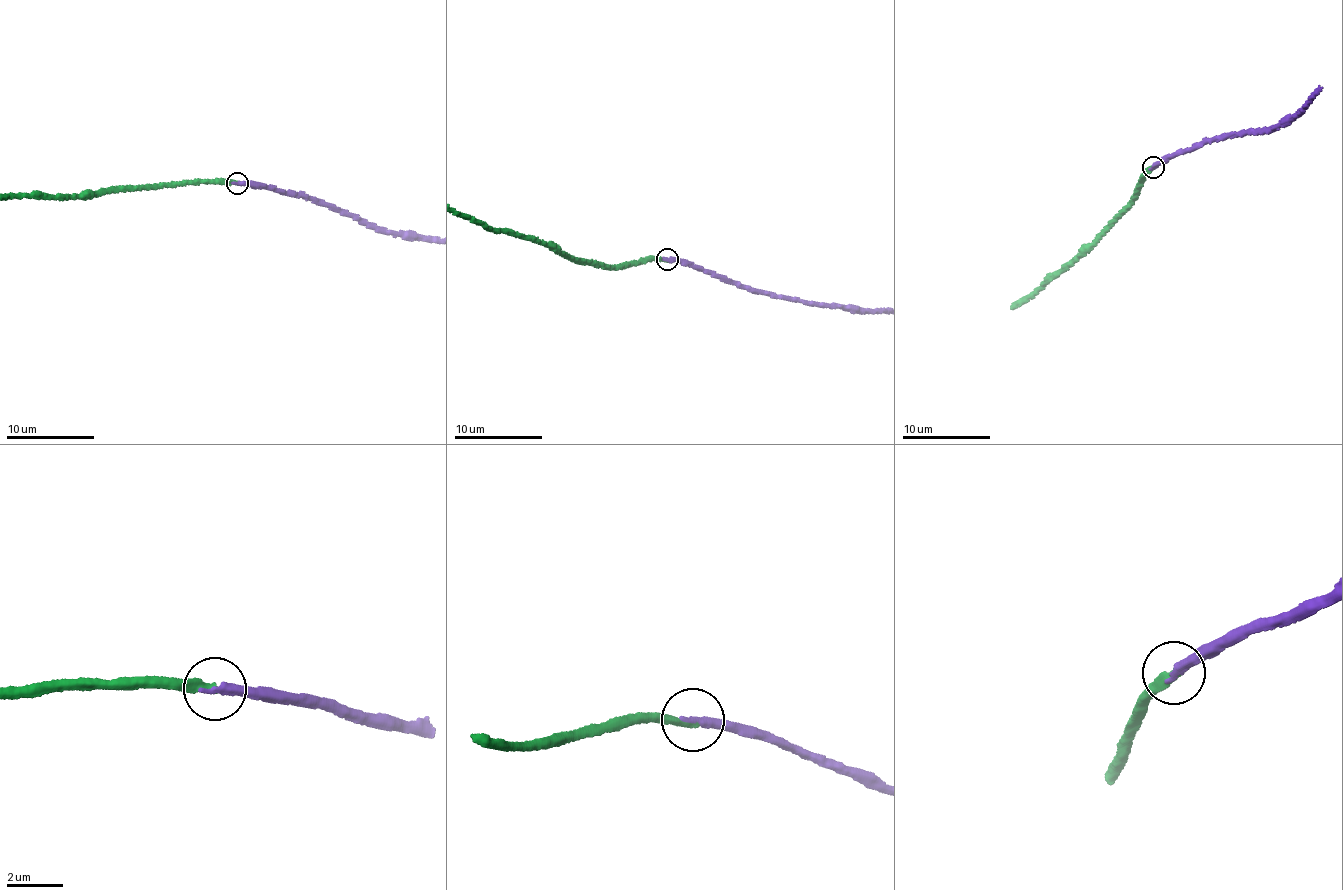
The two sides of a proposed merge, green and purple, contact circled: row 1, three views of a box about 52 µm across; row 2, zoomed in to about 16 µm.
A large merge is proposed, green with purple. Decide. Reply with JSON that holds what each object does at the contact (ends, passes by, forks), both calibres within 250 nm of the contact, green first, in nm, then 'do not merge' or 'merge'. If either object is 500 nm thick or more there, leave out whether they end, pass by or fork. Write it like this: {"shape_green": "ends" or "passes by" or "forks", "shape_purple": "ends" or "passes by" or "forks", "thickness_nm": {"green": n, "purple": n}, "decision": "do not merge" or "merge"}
{"shape_green": "ends", "shape_purple": "ends", "thickness_nm": {"green": 300, "purple": 320}, "decision": "merge"}

